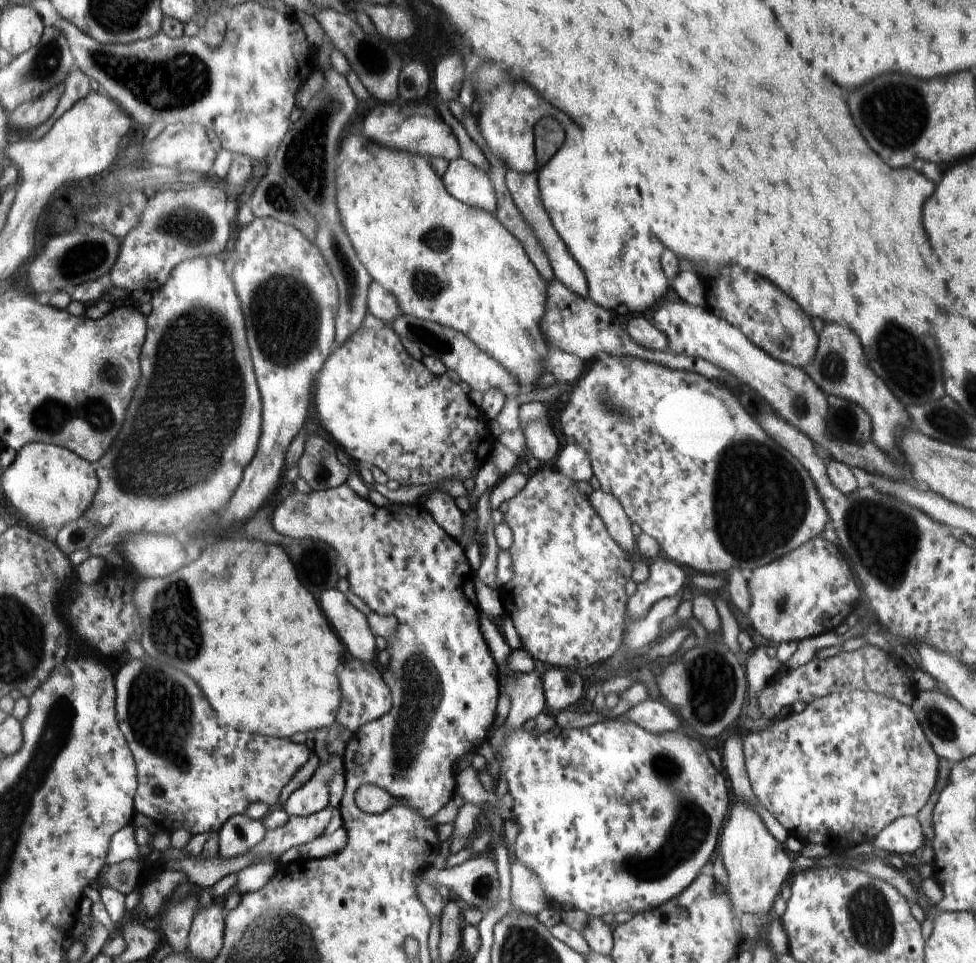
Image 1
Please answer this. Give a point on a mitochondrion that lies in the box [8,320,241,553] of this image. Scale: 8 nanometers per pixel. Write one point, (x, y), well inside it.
(51, 417)

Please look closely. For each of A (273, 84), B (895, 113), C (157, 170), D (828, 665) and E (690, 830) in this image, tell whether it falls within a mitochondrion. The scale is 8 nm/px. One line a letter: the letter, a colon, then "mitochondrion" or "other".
A: other
B: mitochondrion
C: other
D: other
E: mitochondrion

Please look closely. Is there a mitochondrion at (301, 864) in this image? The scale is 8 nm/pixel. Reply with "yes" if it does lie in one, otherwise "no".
no

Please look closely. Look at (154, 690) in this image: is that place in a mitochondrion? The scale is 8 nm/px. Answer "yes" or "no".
yes

